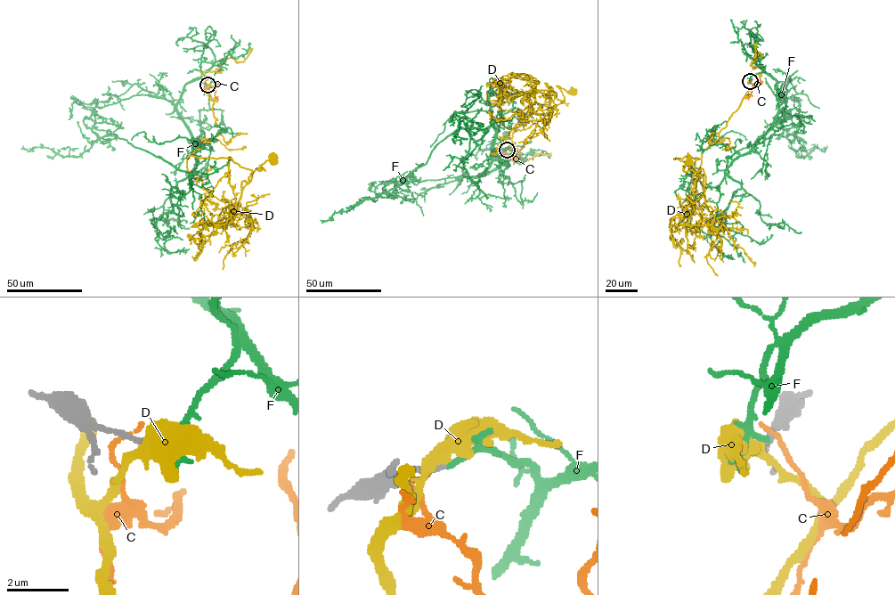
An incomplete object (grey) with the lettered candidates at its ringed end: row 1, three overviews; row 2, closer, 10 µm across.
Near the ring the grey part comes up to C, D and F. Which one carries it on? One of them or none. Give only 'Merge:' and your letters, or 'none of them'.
Merge: F

